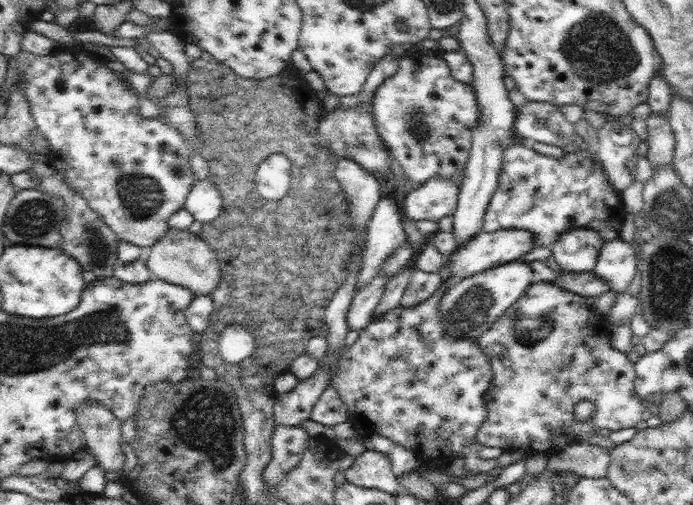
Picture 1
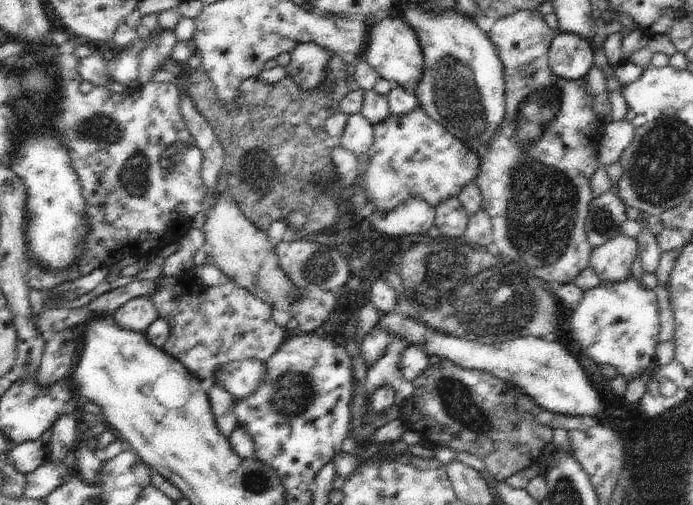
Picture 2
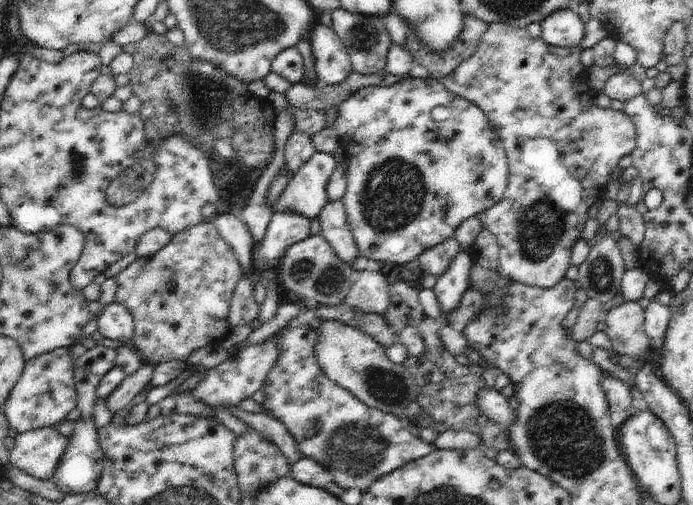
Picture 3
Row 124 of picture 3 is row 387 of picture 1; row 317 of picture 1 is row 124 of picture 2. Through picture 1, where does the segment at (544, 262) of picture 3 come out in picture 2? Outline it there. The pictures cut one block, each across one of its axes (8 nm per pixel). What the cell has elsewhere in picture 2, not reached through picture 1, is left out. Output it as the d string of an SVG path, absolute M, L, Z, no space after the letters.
M519 10L507 18L495 20L487 36L503 62L505 118L483 154L481 168L475 178L481 190L481 210L491 218L493 244L501 256L507 256L509 262L521 266L521 270L531 276L537 276L549 288L571 284L575 276L589 266L593 252L585 234L585 220L589 202L593 200L589 178L599 162L597 146L605 124L601 124L593 112L593 96L587 94L583 78L571 82L561 80L551 72L547 52L557 34L545 26L543 16L537 14L537 10Z

